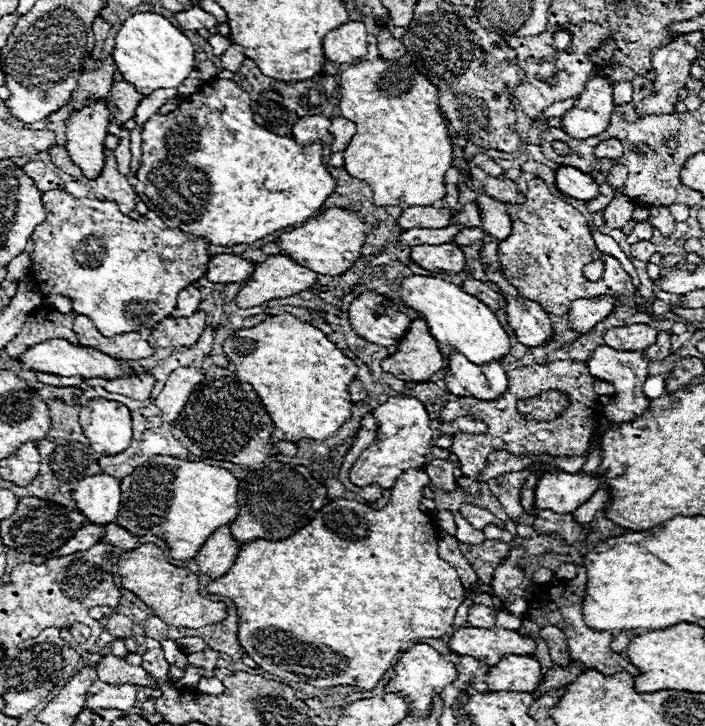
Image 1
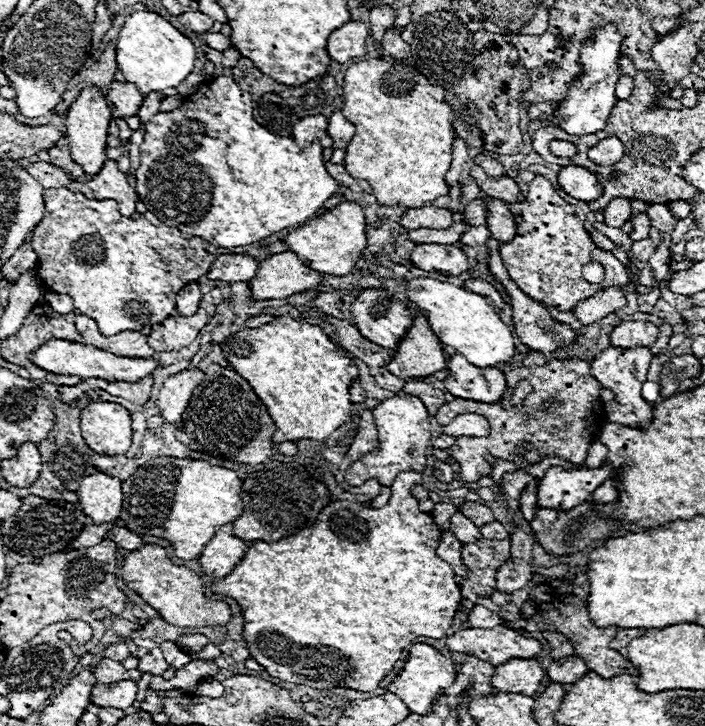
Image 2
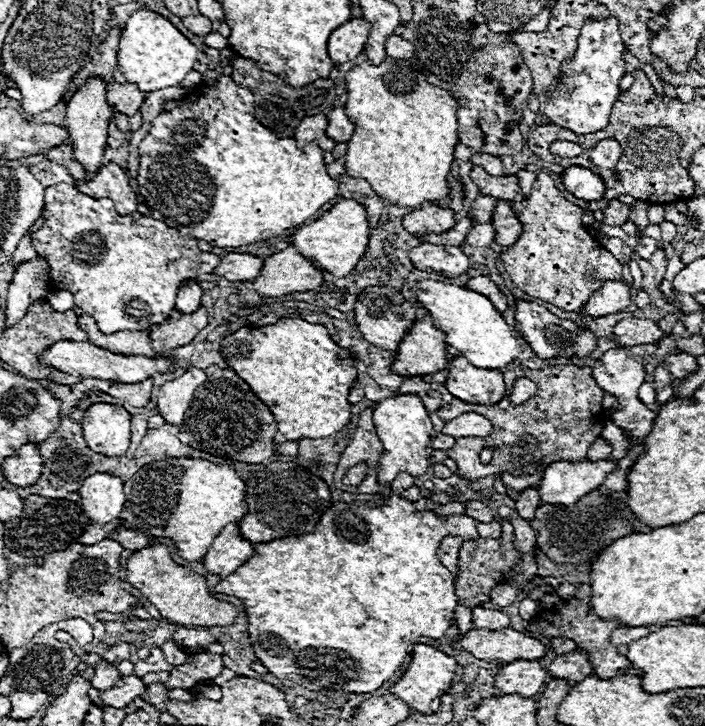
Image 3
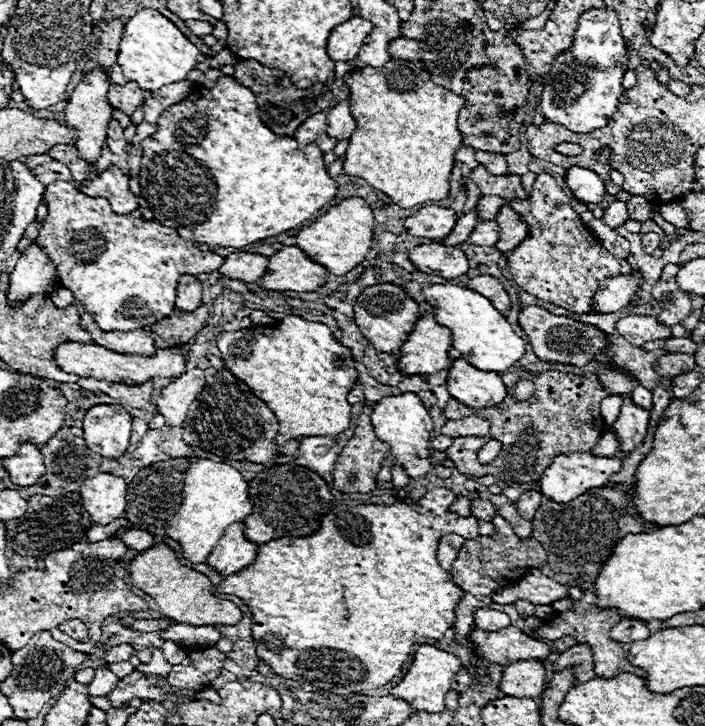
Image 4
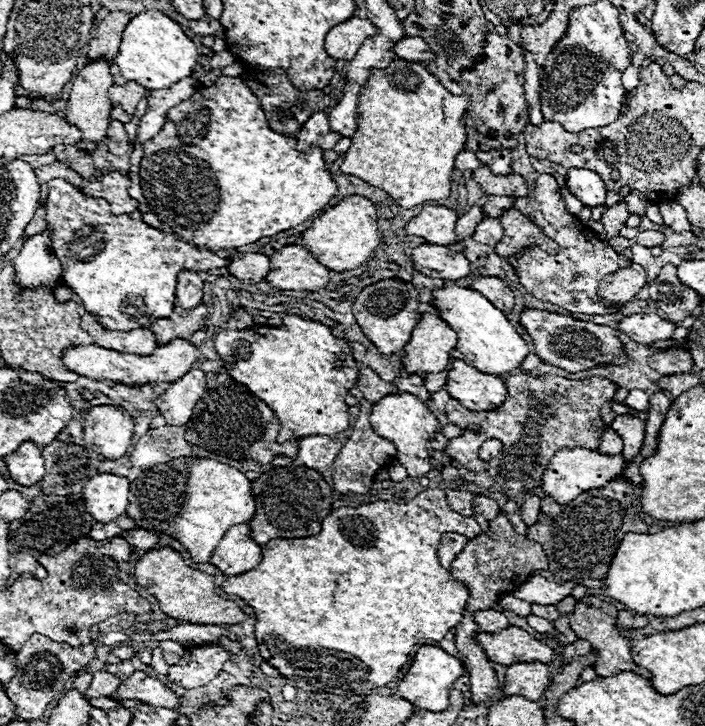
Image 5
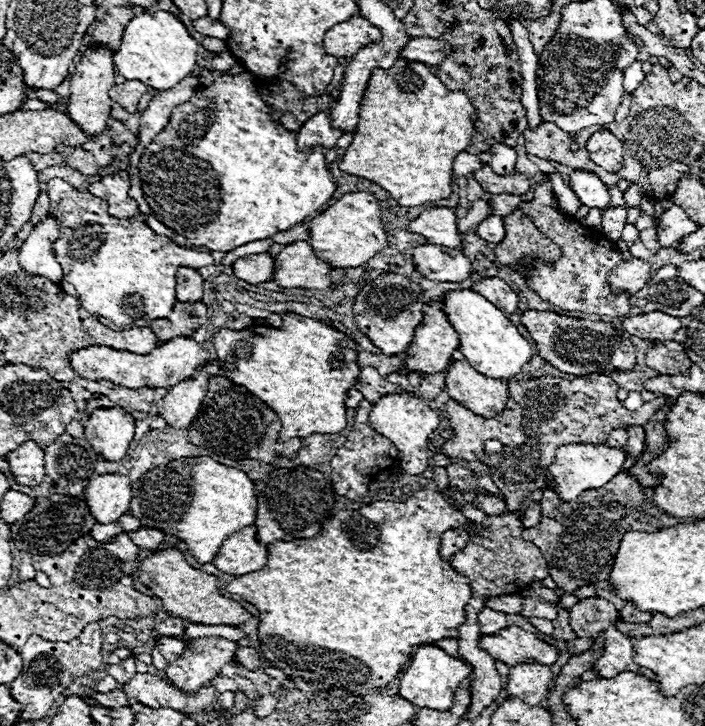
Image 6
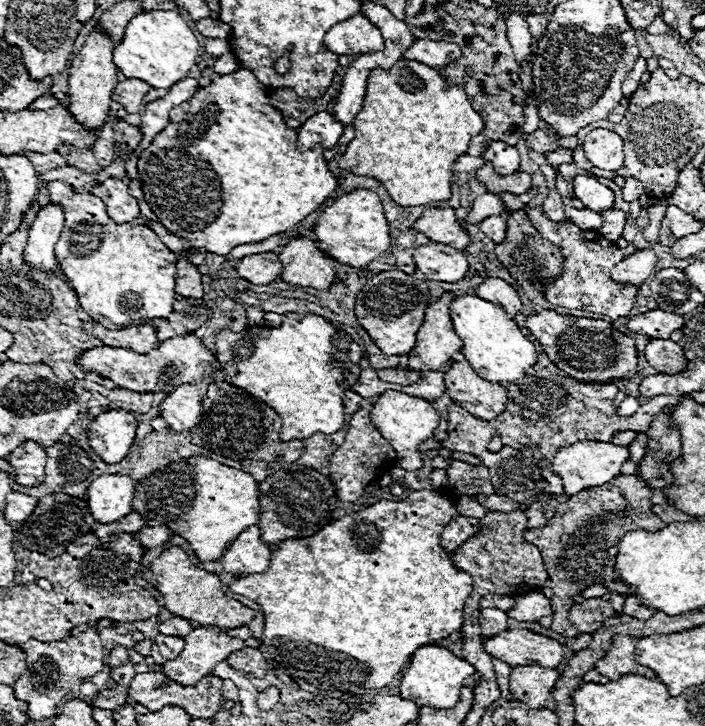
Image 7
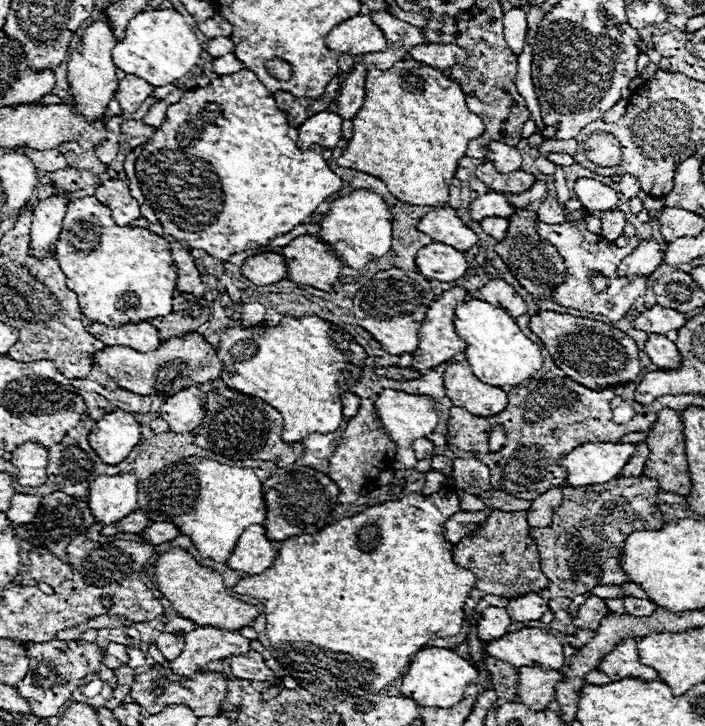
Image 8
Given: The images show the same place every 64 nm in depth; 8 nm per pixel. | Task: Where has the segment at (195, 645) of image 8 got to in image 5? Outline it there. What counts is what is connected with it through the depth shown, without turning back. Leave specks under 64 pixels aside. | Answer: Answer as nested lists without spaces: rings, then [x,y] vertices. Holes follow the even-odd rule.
[[[218,642],[200,644],[188,650],[178,664],[170,666],[168,678],[170,682],[188,690],[200,688],[218,676],[226,660],[230,660],[230,654]]]

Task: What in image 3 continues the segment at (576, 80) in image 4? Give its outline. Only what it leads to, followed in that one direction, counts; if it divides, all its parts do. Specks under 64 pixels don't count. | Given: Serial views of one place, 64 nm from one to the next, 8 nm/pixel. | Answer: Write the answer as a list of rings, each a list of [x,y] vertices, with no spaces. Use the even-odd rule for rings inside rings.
[[[606,18],[606,20],[588,20],[580,32],[578,38],[578,50],[572,62],[566,62],[562,66],[562,80],[558,80],[558,86],[554,86],[554,90],[548,94],[548,102],[546,102],[546,116],[556,124],[562,126],[574,134],[594,134],[598,130],[602,130],[604,126],[608,126],[608,118],[610,118],[610,110],[614,106],[614,102],[620,96],[620,88],[618,82],[624,76],[624,42],[620,38],[618,32],[618,20],[616,18]],[[576,68],[582,68],[580,74],[576,74]]]

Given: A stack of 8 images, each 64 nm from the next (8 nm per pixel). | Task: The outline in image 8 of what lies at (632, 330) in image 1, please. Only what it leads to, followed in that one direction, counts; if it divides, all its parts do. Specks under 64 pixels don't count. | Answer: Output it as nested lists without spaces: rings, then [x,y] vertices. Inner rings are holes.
[[[654,306],[646,312],[642,312],[634,322],[632,326],[636,330],[644,330],[646,334],[662,334],[666,336],[670,330],[678,330],[686,324],[686,318],[684,314],[676,312],[676,310],[668,310],[668,308],[662,308],[662,306]]]

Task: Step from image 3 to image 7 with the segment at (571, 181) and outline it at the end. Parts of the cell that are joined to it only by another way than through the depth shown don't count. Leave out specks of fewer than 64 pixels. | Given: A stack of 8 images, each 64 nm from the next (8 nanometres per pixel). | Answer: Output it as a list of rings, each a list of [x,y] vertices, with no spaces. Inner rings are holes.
[[[578,174],[572,182],[572,188],[574,188],[574,196],[582,200],[588,210],[602,212],[614,206],[614,192],[604,184],[600,184],[594,176]]]

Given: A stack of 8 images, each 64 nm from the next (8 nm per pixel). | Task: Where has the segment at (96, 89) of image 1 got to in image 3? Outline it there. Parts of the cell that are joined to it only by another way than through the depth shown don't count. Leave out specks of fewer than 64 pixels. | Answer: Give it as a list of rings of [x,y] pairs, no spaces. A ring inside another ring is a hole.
[[[114,28],[106,40],[100,44],[98,48],[98,58],[94,60],[94,66],[86,66],[84,70],[80,70],[74,80],[68,84],[66,94],[62,98],[64,104],[68,104],[68,100],[74,96],[74,92],[88,80],[88,78],[102,78],[106,84],[112,80],[112,72],[116,70],[116,52],[118,52],[118,40],[120,40],[120,30]]]

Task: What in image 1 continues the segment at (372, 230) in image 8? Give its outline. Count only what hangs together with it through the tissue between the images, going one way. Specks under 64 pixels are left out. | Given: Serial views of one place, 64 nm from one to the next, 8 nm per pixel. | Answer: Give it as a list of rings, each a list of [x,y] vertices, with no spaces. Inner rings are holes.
[[[330,208],[324,210],[318,218],[308,220],[304,226],[294,228],[292,232],[284,232],[278,238],[278,248],[282,254],[290,256],[300,266],[310,268],[316,274],[324,276],[340,276],[354,266],[360,258],[360,248],[364,244],[364,224],[356,212],[344,208]]]

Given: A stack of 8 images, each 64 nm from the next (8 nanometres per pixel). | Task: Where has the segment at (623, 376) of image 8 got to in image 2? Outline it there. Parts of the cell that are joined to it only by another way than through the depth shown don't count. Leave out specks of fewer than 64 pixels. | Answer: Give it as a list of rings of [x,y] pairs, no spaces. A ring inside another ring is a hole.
[[[492,248],[488,250],[488,268],[490,268],[490,274],[504,286],[506,294],[510,296],[510,306],[512,306],[512,322],[514,322],[514,334],[520,338],[522,344],[526,344],[530,350],[538,350],[542,354],[548,354],[548,352],[554,352],[558,346],[566,346],[570,342],[574,342],[574,330],[568,328],[566,324],[560,324],[556,322],[550,312],[538,304],[536,300],[528,298],[522,290],[516,288],[516,284],[506,276],[506,268],[502,264],[502,258],[500,258],[500,252],[498,248]]]

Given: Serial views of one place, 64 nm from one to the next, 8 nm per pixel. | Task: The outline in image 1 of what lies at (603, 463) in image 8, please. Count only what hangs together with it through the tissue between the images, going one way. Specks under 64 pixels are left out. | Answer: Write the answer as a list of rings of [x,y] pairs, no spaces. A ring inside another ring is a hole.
[[[546,472],[534,488],[534,506],[538,510],[552,510],[570,514],[580,508],[602,486],[602,476],[594,474],[566,474]]]

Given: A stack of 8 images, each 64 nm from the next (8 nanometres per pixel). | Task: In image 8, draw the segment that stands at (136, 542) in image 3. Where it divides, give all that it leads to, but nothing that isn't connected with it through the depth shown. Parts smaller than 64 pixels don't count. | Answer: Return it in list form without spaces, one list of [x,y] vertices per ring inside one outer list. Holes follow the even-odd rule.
[[[152,524],[150,528],[144,528],[140,532],[140,536],[144,538],[144,542],[158,546],[158,544],[164,544],[164,542],[170,542],[172,538],[176,538],[178,530],[174,528],[174,524]]]

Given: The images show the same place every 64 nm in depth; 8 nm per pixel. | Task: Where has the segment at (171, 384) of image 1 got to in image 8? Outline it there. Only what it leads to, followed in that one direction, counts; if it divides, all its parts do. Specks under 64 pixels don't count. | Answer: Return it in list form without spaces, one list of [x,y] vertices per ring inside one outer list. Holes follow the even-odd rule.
[[[202,384],[202,386],[188,386],[170,396],[164,406],[160,408],[160,418],[168,422],[170,430],[182,434],[182,432],[192,432],[202,424],[204,418],[204,398],[210,392],[212,384]]]

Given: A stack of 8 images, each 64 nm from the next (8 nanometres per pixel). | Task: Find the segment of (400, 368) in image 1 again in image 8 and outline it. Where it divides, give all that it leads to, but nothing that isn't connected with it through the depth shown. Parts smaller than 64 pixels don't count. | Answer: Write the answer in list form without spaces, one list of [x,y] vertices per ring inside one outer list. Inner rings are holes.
[[[452,288],[452,290],[446,290],[436,302],[432,302],[428,306],[422,328],[418,330],[418,338],[420,338],[418,350],[414,350],[414,354],[412,354],[414,370],[432,370],[432,368],[440,366],[442,362],[448,362],[454,354],[466,350],[466,342],[460,340],[460,336],[454,332],[454,308],[456,308],[456,304],[460,304],[462,300],[468,300],[468,298],[470,298],[470,294],[466,290]]]

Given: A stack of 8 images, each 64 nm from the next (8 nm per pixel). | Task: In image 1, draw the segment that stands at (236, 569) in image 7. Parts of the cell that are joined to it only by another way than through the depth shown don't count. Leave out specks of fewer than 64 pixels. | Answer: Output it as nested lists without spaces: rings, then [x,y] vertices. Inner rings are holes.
[[[222,526],[206,540],[206,544],[202,544],[194,562],[198,564],[202,574],[220,578],[234,564],[240,546],[242,544],[230,536],[230,526]]]

